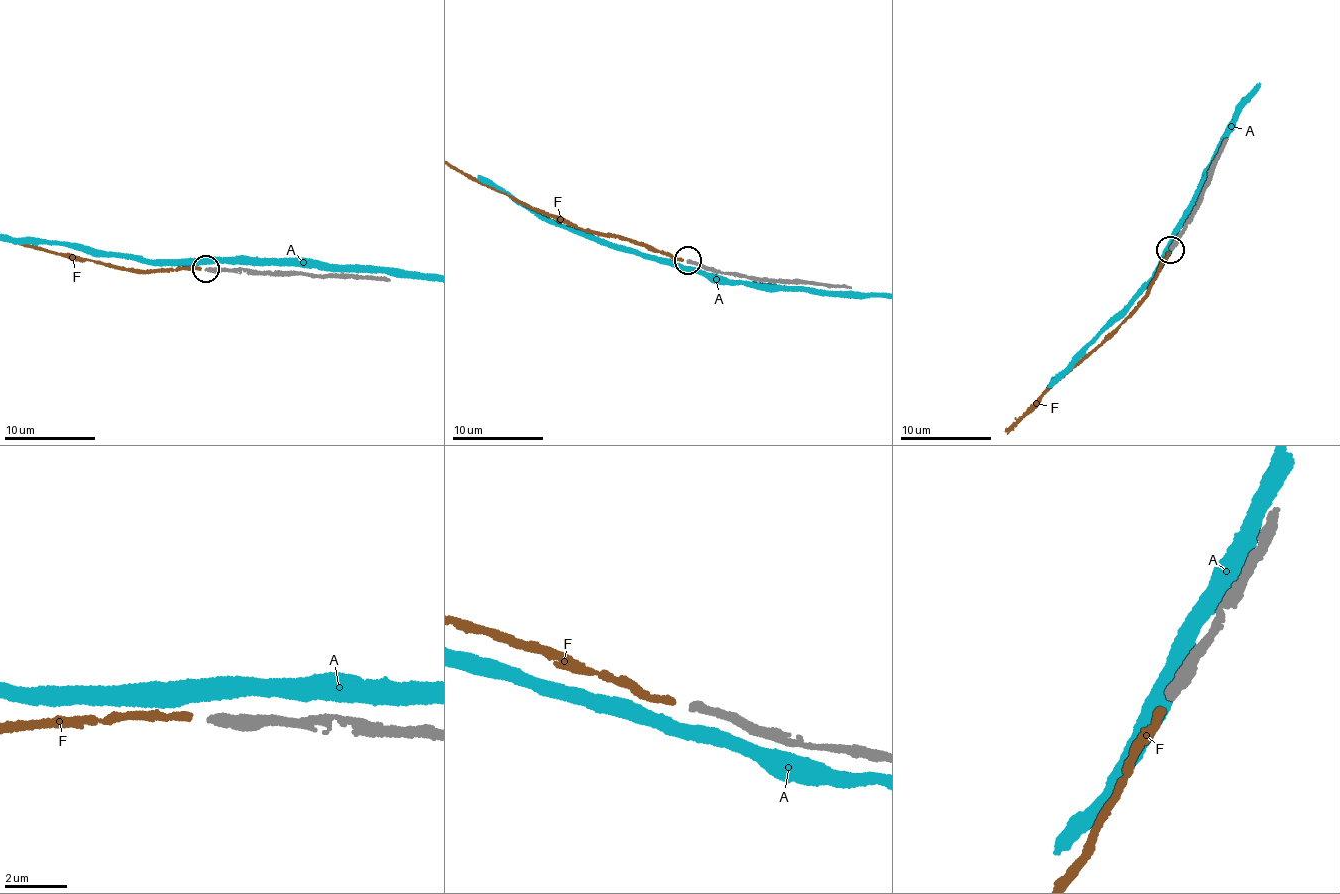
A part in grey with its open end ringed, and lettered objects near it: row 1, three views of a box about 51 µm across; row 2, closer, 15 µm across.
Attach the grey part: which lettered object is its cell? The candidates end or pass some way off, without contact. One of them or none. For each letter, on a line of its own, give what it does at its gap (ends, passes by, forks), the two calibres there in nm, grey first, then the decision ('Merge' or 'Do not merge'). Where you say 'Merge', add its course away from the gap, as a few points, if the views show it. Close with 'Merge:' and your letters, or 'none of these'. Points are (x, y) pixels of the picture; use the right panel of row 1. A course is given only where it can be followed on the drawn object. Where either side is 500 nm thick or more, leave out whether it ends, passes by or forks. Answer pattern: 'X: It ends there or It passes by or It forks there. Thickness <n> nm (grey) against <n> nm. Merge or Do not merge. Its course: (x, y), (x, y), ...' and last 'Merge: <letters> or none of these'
A: It passes by. Thickness 280 nm (grey) against 480 nm. Do not merge
F: It ends there. Thickness 280 nm (grey) against 200 nm. Merge
Merge: F

